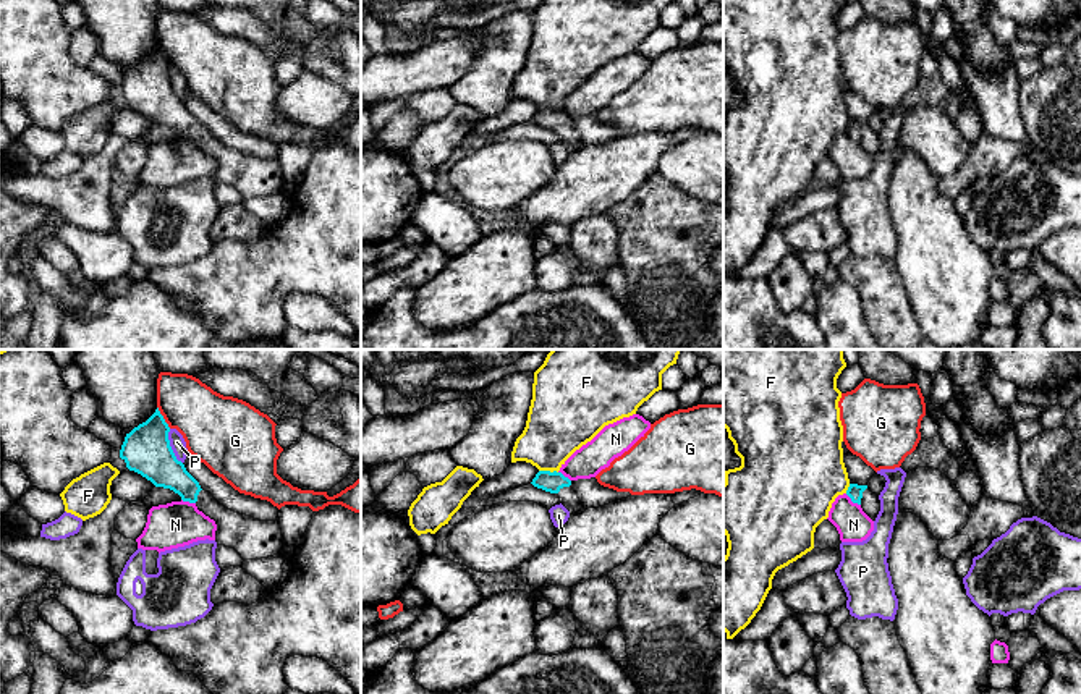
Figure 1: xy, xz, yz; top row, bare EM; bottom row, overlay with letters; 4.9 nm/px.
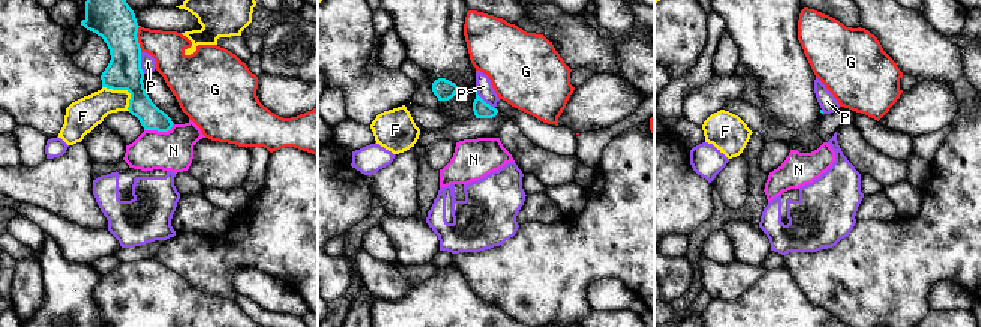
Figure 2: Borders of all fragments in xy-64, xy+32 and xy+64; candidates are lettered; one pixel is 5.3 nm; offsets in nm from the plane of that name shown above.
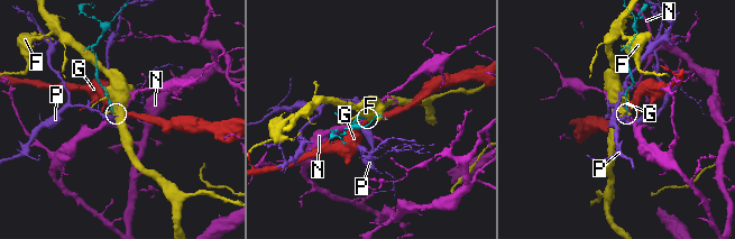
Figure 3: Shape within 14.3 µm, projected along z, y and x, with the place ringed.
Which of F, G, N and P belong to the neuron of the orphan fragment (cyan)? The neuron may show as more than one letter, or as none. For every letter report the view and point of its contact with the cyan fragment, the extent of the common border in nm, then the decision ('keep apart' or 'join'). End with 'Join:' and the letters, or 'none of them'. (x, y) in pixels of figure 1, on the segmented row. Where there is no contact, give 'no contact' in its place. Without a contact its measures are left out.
F: contact xz (549, 471); length 100 nm; keep apart
G: contact xy (162, 418); length 130 nm; keep apart
N: contact yz (853, 502); length 100 nm; keep apart
P: contact xy (170, 447); length 190 nm; keep apart
Join: none of them

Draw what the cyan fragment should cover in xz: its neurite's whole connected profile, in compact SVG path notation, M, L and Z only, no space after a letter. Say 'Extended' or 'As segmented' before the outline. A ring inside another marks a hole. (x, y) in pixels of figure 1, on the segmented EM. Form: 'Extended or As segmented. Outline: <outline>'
Extended. Outline: M539 471L531 484L545 492L557 493L560 503L570 511L570 514L583 510L578 493L571 487L571 480L562 472Z

